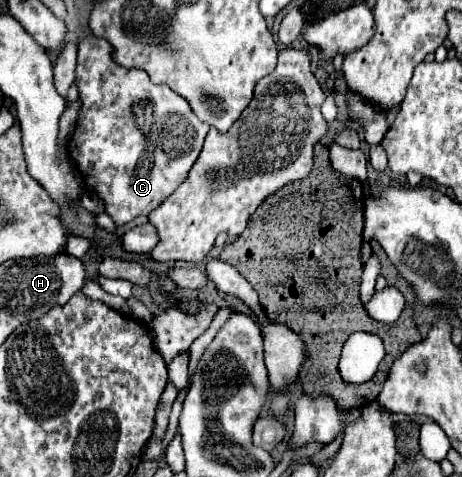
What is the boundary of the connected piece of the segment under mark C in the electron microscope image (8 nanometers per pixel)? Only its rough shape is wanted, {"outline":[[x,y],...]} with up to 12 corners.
{"outline":[[78,42],[68,156],[116,226],[188,178],[210,126]]}

